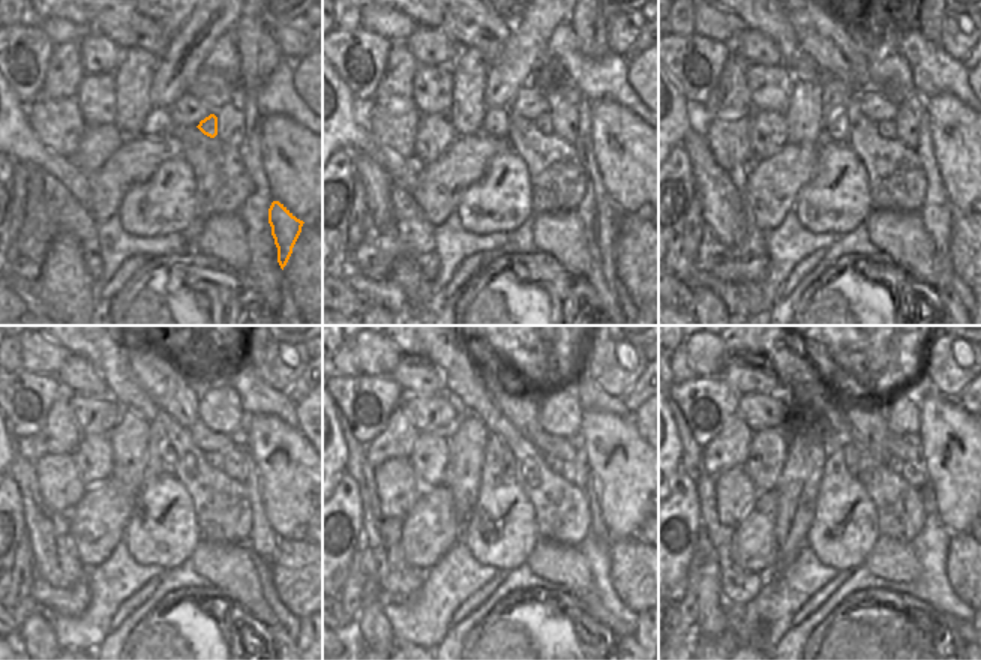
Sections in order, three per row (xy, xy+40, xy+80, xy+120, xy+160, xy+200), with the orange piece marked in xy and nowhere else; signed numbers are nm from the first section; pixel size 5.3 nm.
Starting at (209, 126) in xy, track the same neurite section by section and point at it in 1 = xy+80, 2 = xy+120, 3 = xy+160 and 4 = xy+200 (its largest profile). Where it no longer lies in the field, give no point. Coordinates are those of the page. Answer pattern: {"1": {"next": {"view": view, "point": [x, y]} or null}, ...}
{"1": {"next": {"view": "xy+80", "point": [887, 128]}}, "2": {"next": {"view": "xy+120", "point": [215, 459]}}, "3": {"next": {"view": "xy+160", "point": [554, 462]}}, "4": {"next": {"view": "xy+200", "point": [894, 464]}}}

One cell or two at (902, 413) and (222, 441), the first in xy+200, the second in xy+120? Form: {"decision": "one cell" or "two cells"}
{"decision": "two cells"}

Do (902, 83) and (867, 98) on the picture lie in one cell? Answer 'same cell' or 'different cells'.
different cells

